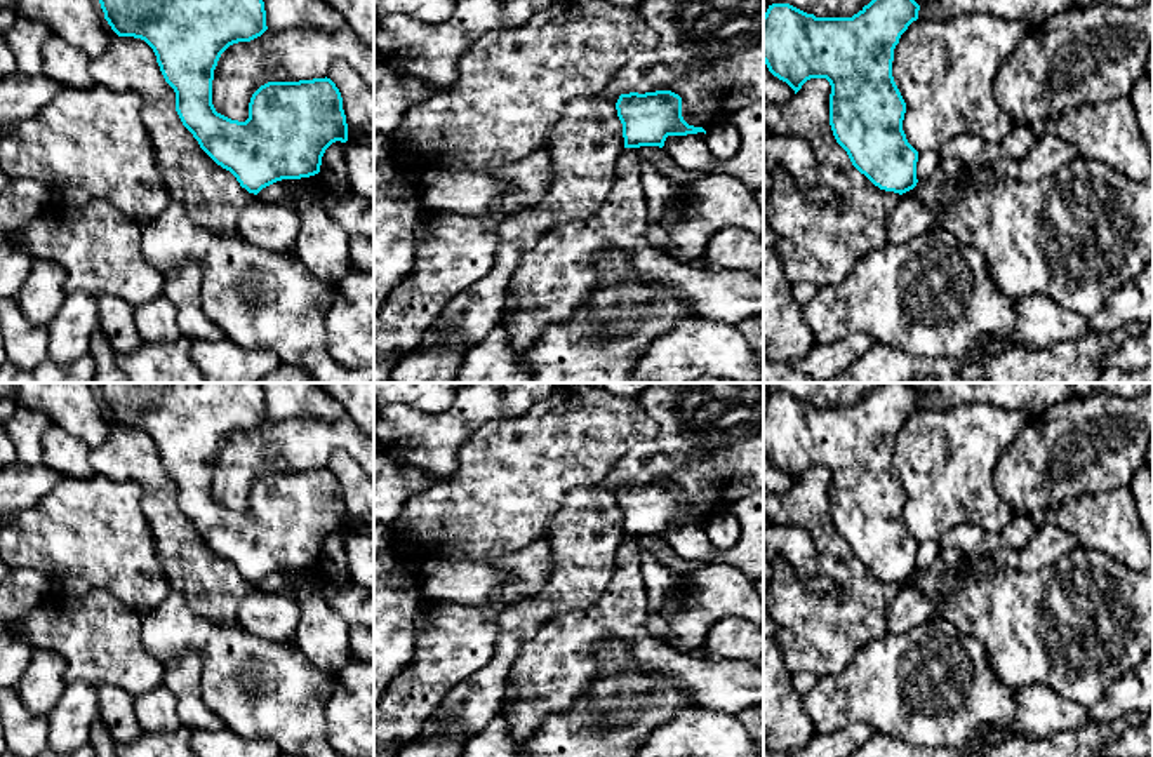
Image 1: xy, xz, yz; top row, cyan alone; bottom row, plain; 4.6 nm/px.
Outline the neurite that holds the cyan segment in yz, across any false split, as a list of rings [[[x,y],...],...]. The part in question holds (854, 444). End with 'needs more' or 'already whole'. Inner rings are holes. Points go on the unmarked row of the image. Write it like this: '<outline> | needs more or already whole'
[[[880,383],[852,407],[816,407],[790,393],[772,393],[763,404],[763,452],[769,461],[786,472],[795,484],[810,468],[826,468],[831,475],[830,515],[836,533],[847,541],[852,555],[875,576],[906,583],[918,573],[918,541],[903,520],[906,492],[892,466],[894,439],[908,416],[918,409],[920,395],[910,383]]] | already whole

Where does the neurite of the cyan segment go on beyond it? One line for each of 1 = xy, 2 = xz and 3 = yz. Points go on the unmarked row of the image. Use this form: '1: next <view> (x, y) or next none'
1: next none
2: next none
3: next none

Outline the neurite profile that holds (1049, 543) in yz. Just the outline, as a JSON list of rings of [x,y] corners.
[[[1050,520],[1038,524],[1030,545],[1021,550],[1002,548],[993,553],[979,553],[967,557],[967,566],[972,576],[991,576],[1002,567],[1019,567],[1023,571],[1036,571],[1052,566],[1061,557],[1071,553],[1078,546],[1071,533],[1063,531]]]

